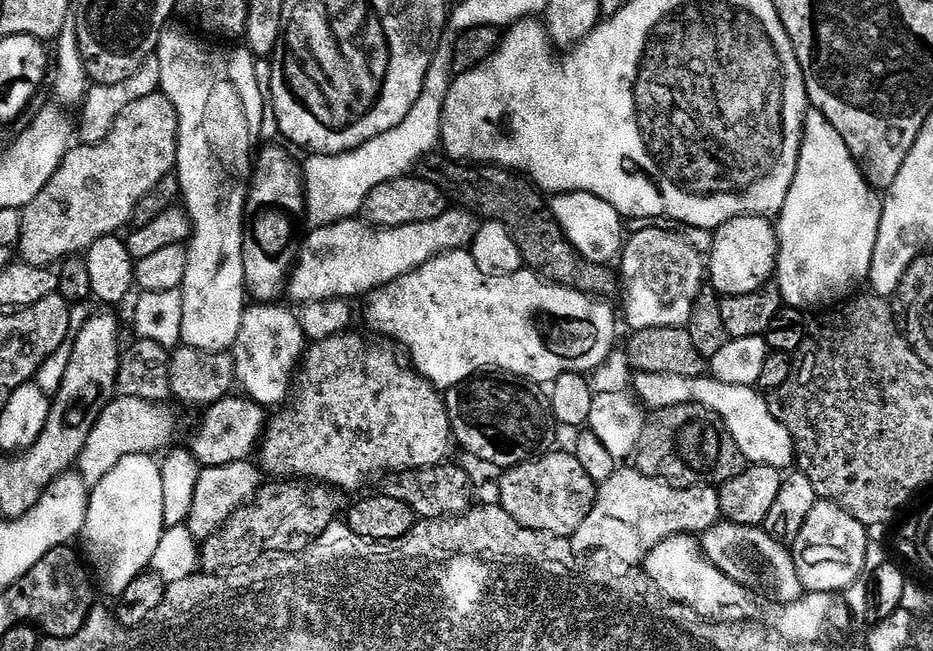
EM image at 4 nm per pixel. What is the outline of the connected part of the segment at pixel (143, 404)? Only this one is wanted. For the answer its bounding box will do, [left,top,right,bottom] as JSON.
[78,396,176,484]

